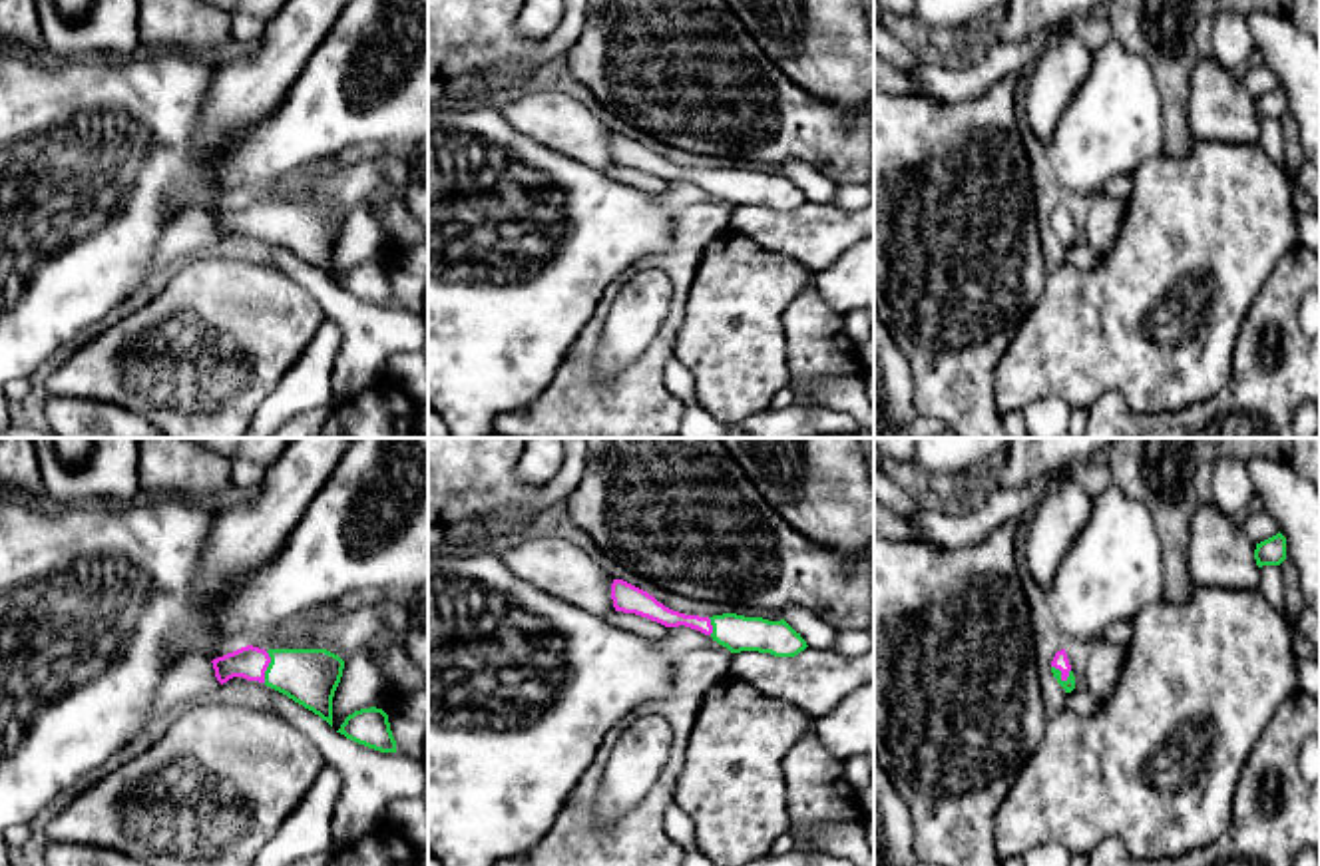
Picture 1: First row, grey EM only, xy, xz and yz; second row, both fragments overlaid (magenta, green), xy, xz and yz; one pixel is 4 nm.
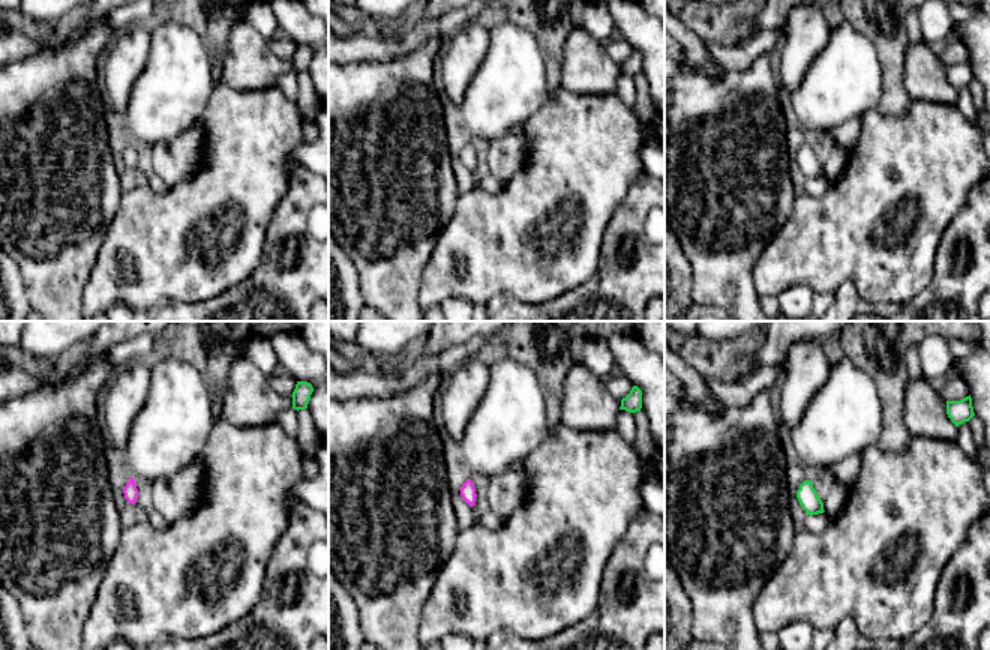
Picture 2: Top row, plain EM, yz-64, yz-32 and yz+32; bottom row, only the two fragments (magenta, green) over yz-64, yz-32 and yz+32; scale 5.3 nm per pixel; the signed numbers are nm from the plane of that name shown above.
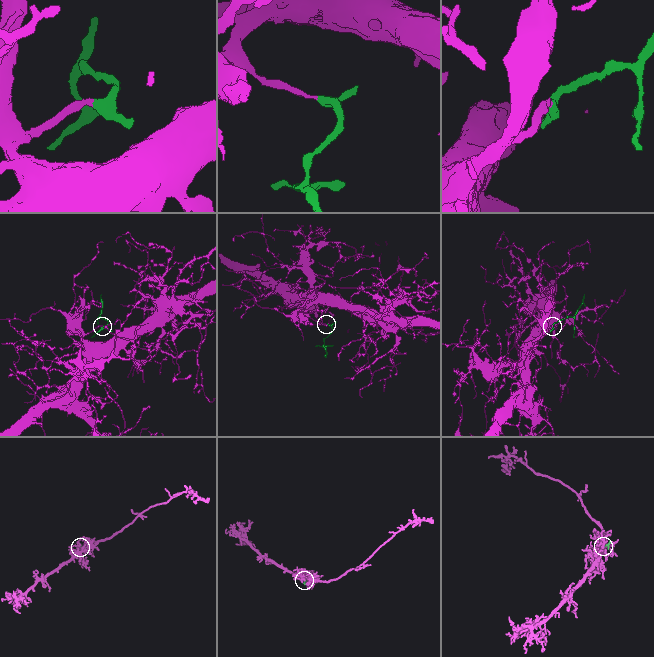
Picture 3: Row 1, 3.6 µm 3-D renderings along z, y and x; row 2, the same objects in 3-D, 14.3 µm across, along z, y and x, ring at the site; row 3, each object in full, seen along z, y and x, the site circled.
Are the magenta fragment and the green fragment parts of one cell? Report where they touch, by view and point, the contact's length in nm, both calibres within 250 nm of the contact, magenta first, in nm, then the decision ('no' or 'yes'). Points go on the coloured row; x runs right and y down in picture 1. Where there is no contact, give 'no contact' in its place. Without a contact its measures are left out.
meets magenta in yz at (1062, 673); contact 90 nm long; 70 nm thick on the magenta side, 50 nm on the other; yes

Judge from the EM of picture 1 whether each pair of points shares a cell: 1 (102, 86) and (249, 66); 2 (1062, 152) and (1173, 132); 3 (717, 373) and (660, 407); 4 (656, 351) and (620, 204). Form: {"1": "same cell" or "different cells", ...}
{"1": "different cells", "2": "different cells", "3": "different cells", "4": "different cells"}

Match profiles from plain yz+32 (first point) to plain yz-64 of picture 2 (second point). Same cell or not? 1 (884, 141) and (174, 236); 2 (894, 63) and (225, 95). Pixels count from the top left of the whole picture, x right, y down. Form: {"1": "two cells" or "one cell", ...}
{"1": "one cell", "2": "two cells"}

